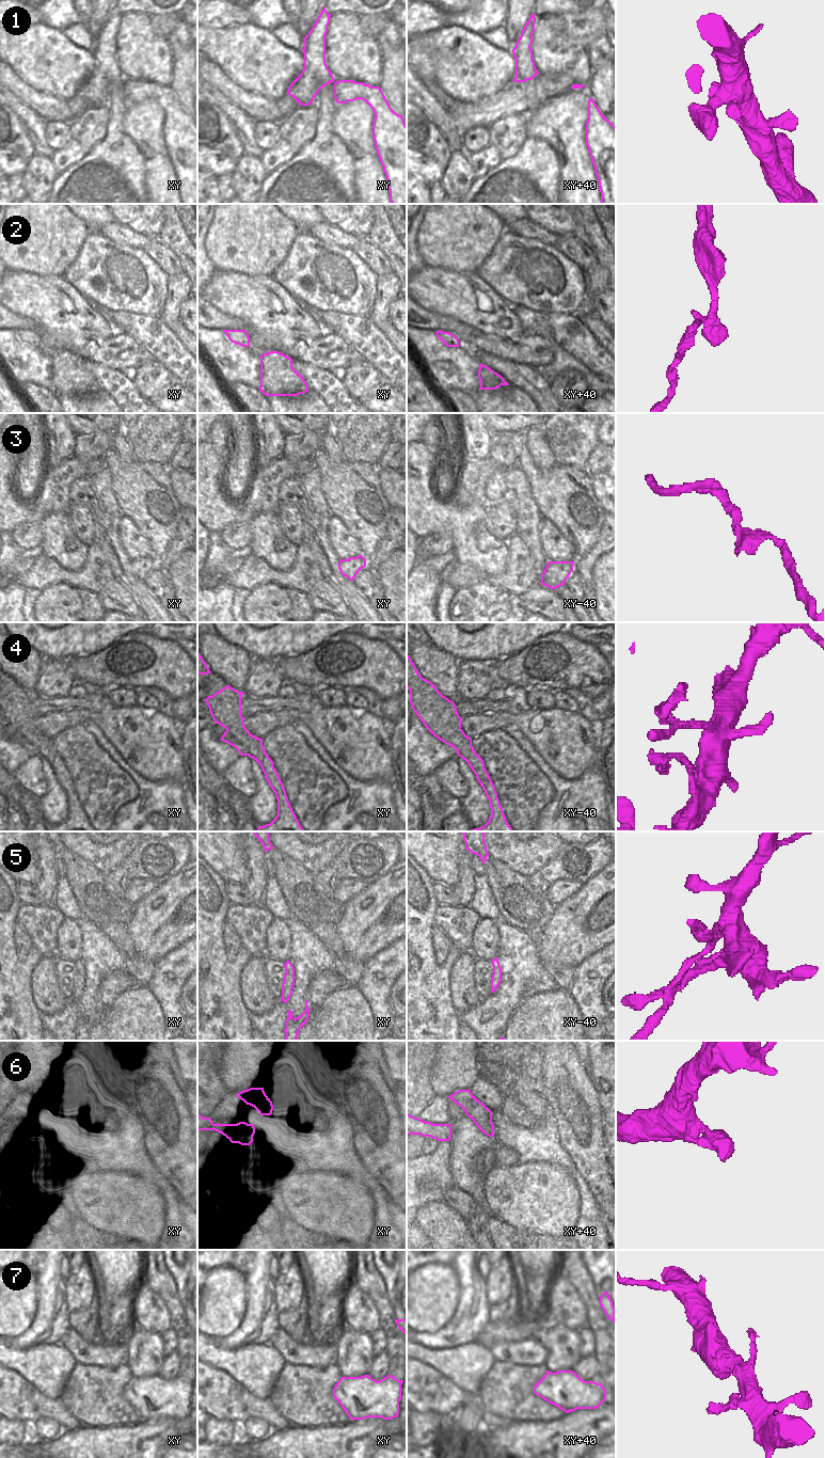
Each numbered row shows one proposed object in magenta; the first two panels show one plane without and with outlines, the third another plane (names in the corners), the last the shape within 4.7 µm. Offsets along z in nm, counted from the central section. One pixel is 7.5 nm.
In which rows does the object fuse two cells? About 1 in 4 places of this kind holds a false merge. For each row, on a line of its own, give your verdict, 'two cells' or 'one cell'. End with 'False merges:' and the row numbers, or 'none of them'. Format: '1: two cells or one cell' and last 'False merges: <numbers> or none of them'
1: one cell
2: one cell
3: one cell
4: two cells
5: two cells
6: one cell
7: one cell
False merges: 4, 5

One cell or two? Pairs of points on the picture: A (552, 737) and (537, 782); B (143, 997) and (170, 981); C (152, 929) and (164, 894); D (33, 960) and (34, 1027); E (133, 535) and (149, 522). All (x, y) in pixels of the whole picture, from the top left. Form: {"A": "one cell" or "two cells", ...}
{"A": "two cells", "B": "two cells", "C": "one cell", "D": "one cell", "E": "two cells"}

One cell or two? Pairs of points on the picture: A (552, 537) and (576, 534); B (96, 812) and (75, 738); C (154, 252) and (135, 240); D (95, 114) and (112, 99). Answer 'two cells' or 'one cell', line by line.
A: two cells
B: one cell
C: two cells
D: two cells

